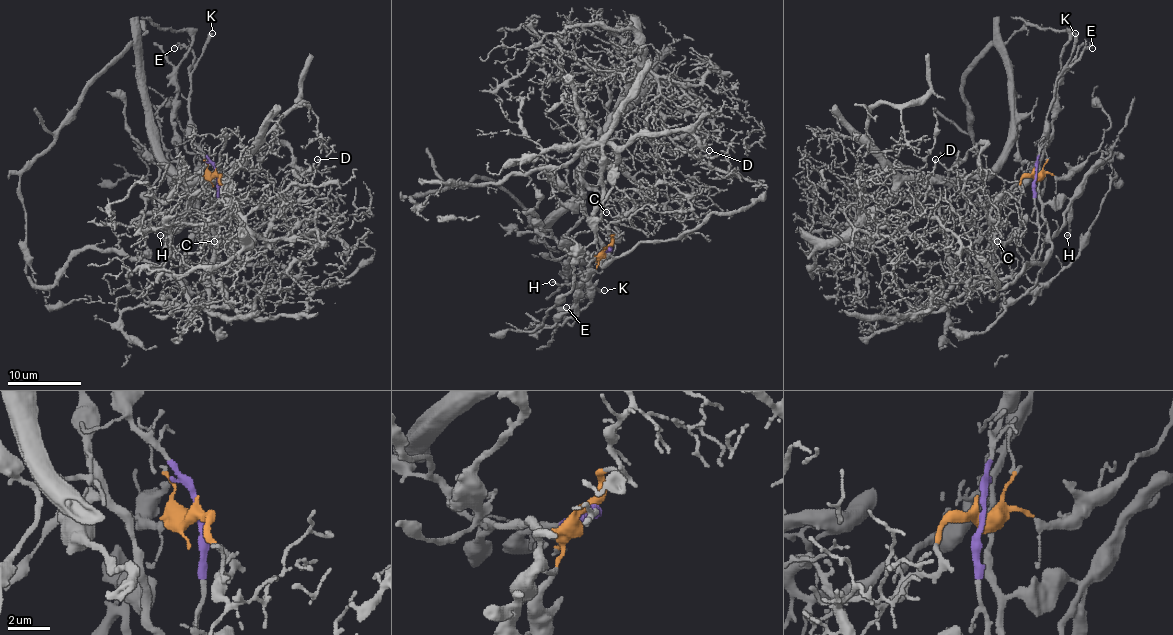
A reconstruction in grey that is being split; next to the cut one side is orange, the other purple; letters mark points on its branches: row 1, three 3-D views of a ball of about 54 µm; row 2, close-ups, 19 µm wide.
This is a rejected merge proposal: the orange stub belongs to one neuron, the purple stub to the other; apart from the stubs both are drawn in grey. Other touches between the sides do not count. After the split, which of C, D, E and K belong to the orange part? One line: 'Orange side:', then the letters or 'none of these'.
Orange side: C, D

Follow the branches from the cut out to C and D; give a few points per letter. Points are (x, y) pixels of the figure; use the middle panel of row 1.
C: (607, 250), (610, 237), (620, 232), (616, 226), (621, 202), (636, 204), (621, 217), (607, 211)
D: (607, 250), (610, 237), (620, 232), (621, 206), (579, 171), (643, 68), (658, 84), (666, 132), (710, 151)

